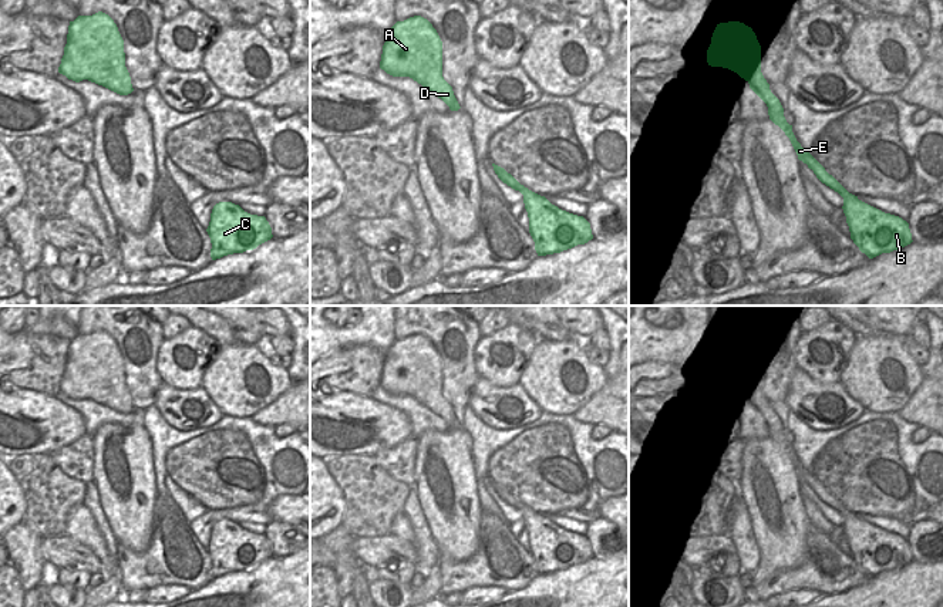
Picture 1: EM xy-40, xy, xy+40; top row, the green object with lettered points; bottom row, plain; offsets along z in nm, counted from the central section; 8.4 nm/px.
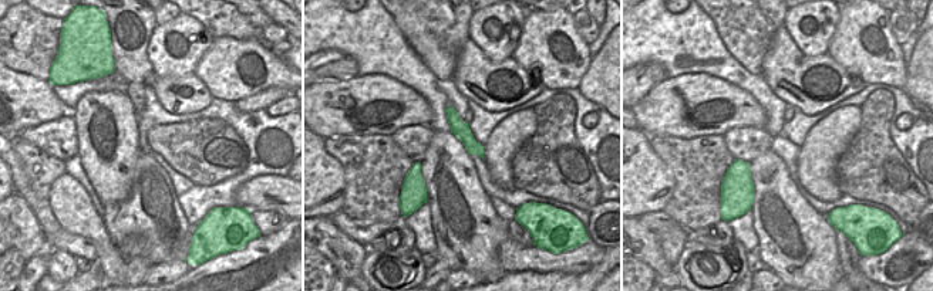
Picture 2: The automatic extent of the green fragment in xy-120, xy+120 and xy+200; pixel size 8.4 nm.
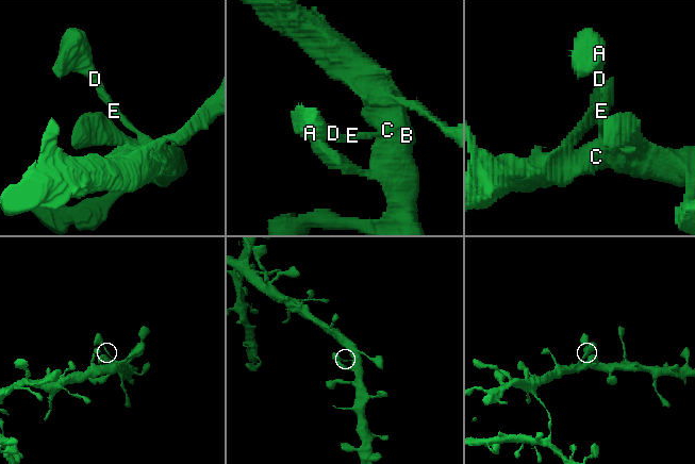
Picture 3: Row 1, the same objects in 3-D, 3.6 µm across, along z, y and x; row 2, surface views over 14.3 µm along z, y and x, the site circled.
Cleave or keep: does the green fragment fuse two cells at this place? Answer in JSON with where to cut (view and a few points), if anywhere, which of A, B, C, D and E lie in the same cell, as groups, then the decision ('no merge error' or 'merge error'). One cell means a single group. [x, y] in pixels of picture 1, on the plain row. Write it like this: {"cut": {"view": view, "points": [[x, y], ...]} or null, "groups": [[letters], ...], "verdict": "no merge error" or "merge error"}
{"cut": null, "groups": [["A", "B", "C", "D", "E"]], "verdict": "no merge error"}

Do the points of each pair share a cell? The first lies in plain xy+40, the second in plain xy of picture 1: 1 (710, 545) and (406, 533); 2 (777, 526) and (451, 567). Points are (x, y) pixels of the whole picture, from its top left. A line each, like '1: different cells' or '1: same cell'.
1: different cells
2: different cells

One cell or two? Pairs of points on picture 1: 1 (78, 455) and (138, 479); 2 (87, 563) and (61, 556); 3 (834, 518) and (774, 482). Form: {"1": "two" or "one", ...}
{"1": "two", "2": "one", "3": "two"}

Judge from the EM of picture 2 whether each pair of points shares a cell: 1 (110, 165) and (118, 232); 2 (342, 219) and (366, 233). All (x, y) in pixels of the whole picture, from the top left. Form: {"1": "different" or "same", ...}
{"1": "different", "2": "same"}

